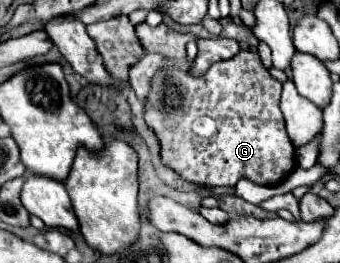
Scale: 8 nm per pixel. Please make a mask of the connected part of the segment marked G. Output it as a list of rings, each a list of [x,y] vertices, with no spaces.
[[[140,22],[140,24],[136,26],[136,34],[138,34],[142,46],[146,48],[146,52],[160,52],[160,54],[166,54],[166,58],[168,58],[168,64],[166,64],[166,68],[164,68],[166,74],[164,74],[164,76],[156,76],[156,78],[152,80],[152,90],[150,90],[148,100],[146,100],[146,124],[148,124],[148,128],[152,128],[152,130],[156,132],[156,136],[158,136],[158,140],[160,140],[160,144],[162,144],[162,160],[164,160],[164,164],[168,164],[170,168],[174,168],[182,178],[186,178],[186,180],[190,180],[190,182],[196,182],[196,184],[200,184],[200,186],[234,186],[242,176],[250,178],[250,180],[256,182],[256,184],[276,186],[276,184],[282,180],[282,176],[288,174],[288,172],[294,168],[294,164],[296,164],[294,146],[292,146],[292,142],[290,142],[290,138],[288,138],[288,134],[286,134],[284,118],[282,118],[282,112],[280,112],[280,108],[278,108],[282,84],[280,84],[278,80],[274,80],[274,78],[268,74],[268,70],[262,66],[262,60],[260,60],[258,52],[240,50],[236,56],[232,56],[232,58],[228,58],[228,60],[224,60],[224,62],[214,64],[214,66],[208,70],[208,74],[204,74],[204,76],[200,76],[200,78],[192,78],[190,74],[186,74],[186,72],[188,72],[188,64],[184,62],[184,58],[186,58],[186,44],[198,40],[194,34],[182,34],[182,32],[170,30],[164,22],[158,24],[158,26],[148,26],[146,22]]]

